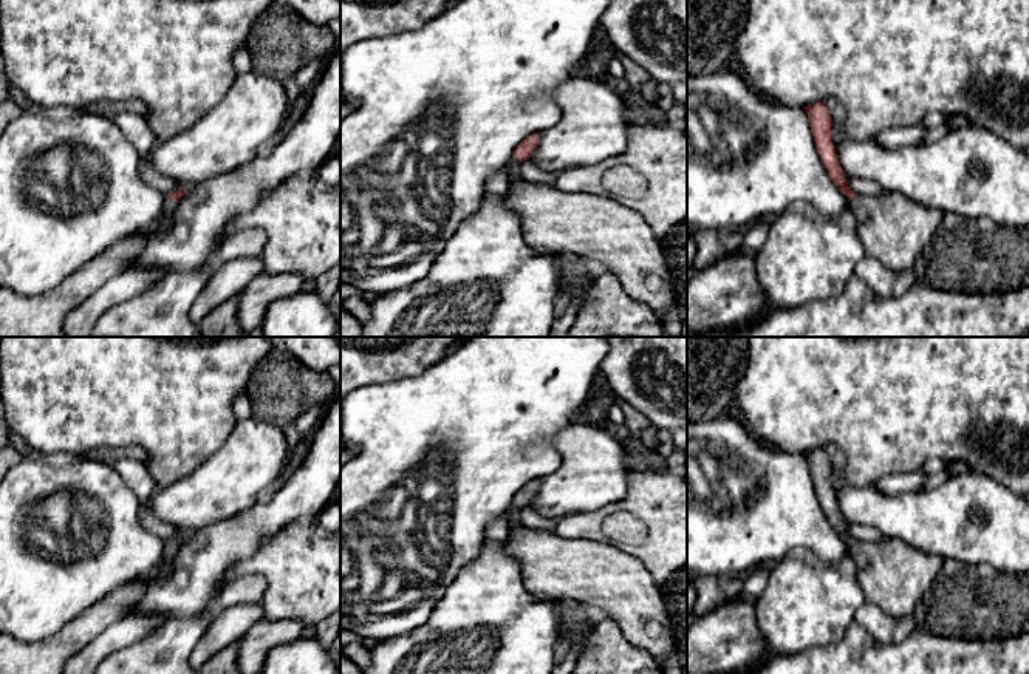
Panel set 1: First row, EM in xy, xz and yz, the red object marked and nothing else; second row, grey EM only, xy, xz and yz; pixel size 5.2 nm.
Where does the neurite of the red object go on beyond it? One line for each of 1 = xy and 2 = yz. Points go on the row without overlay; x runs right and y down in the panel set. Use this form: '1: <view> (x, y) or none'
1: xy (169, 554)
2: yz (895, 575)

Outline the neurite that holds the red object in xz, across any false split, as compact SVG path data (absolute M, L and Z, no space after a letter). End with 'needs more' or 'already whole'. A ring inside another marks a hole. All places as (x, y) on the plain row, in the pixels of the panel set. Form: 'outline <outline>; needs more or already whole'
outline M538 479L523 485L509 509L511 529L506 550L520 563L523 584L537 598L574 600L588 604L602 617L611 618L624 637L650 652L661 663L678 652L672 621L661 594L645 564L616 546L586 540L565 540L552 532L518 524L518 512L537 493Z; needs more

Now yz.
outline M825 448L808 451L805 458L817 499L829 524L851 547L865 600L891 617L913 617L916 604L924 601L944 558L913 547L901 538L882 536L877 543L862 543L853 538L837 507L831 487L832 465Z; needs more

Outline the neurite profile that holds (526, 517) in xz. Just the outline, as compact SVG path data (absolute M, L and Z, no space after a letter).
M521 507L518 512L518 524L523 527L545 530L545 532L556 532L557 519L548 519L540 516L531 507Z

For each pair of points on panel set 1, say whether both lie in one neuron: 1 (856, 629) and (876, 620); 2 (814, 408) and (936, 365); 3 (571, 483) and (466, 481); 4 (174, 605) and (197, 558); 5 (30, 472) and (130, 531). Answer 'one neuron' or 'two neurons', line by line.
1: two neurons
2: one neuron
3: two neurons
4: one neuron
5: one neuron

